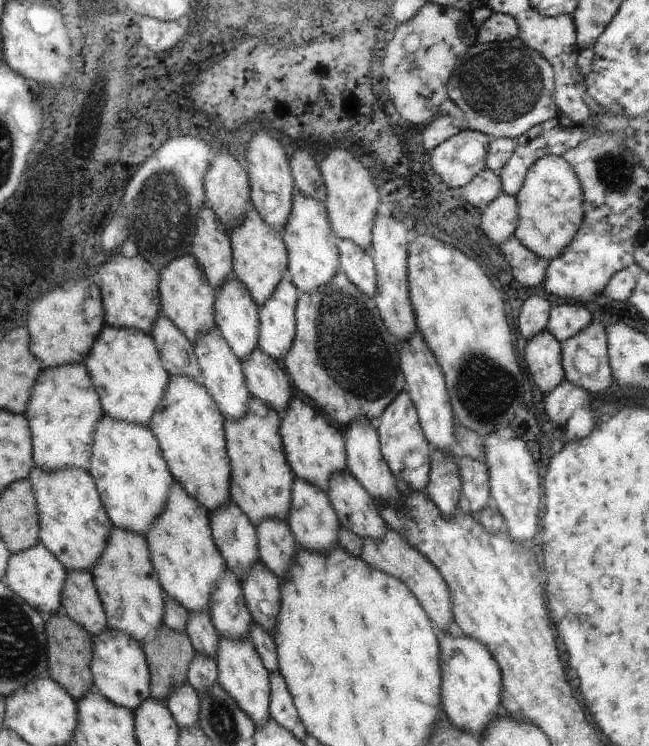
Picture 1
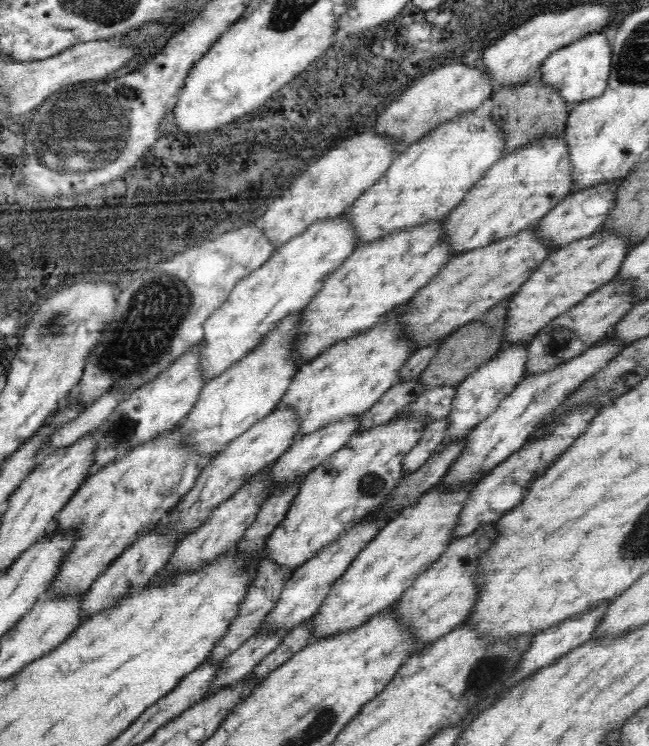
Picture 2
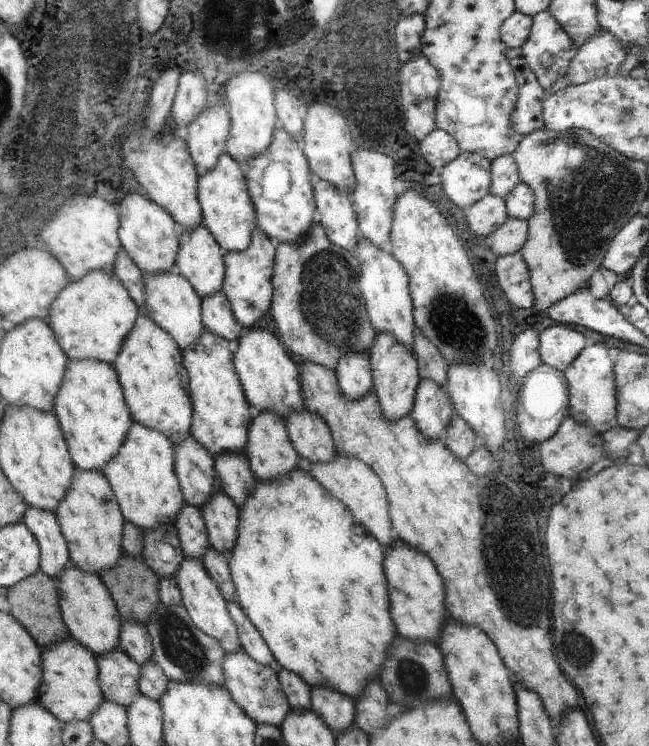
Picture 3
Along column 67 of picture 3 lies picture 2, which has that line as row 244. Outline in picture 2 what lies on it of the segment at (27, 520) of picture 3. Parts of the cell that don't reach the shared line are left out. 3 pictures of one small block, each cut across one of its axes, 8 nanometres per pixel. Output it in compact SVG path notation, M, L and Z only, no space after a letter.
M610 182L610 184L598 184L592 188L582 188L570 194L559 202L554 208L539 221L537 227L537 236L549 244L551 248L560 248L574 240L582 240L592 236L594 232L599 231L615 203L615 190L619 182Z

